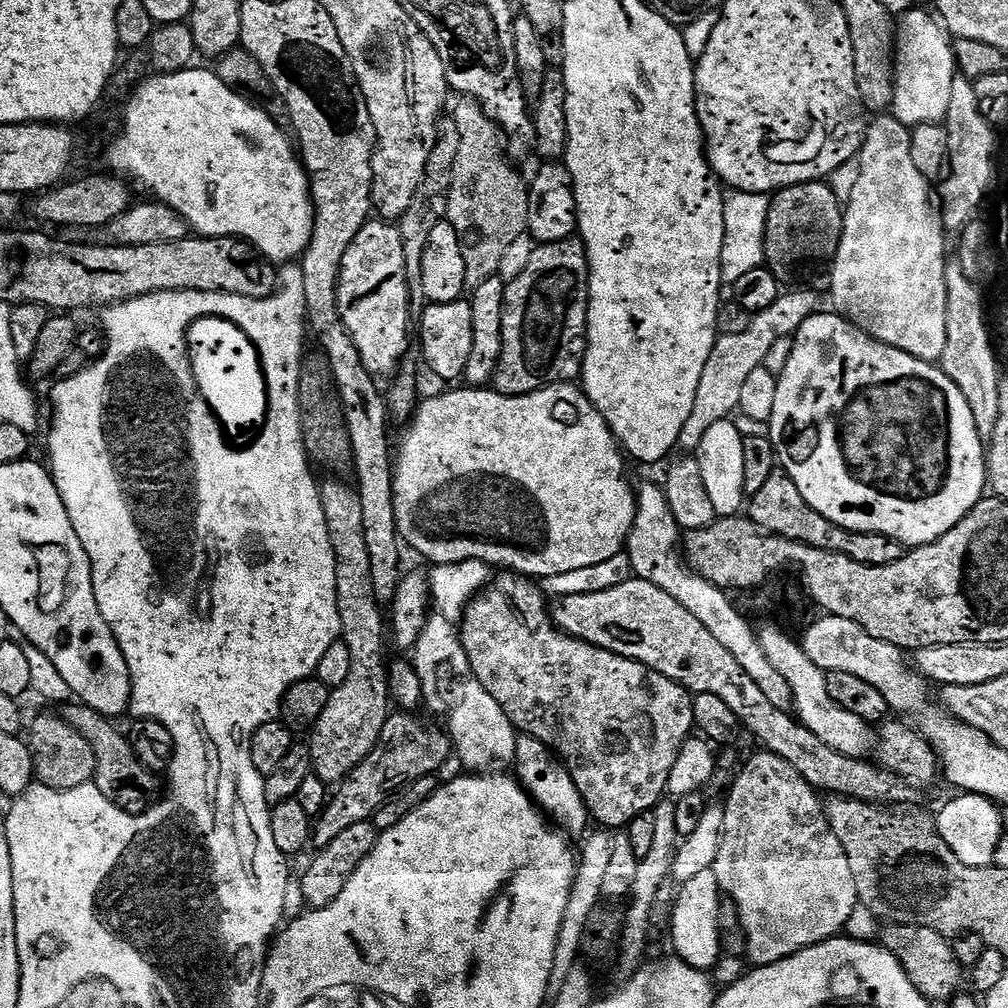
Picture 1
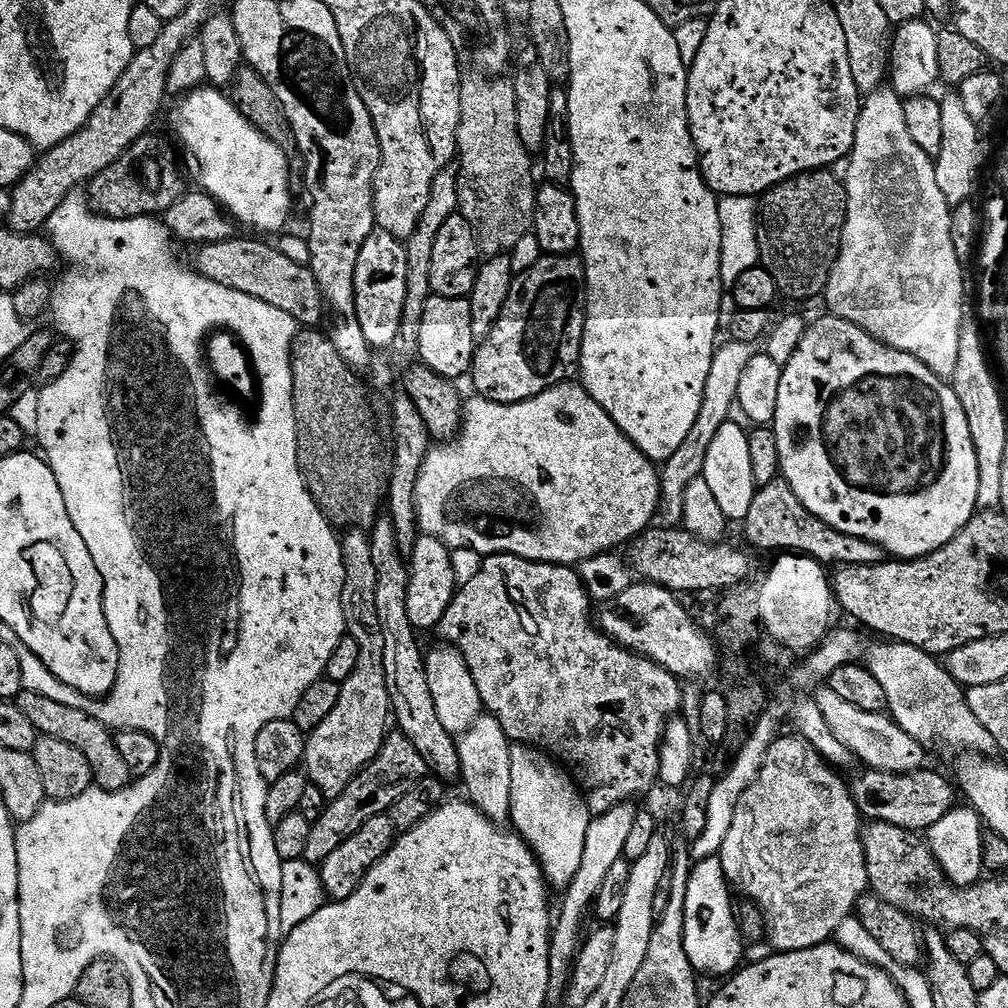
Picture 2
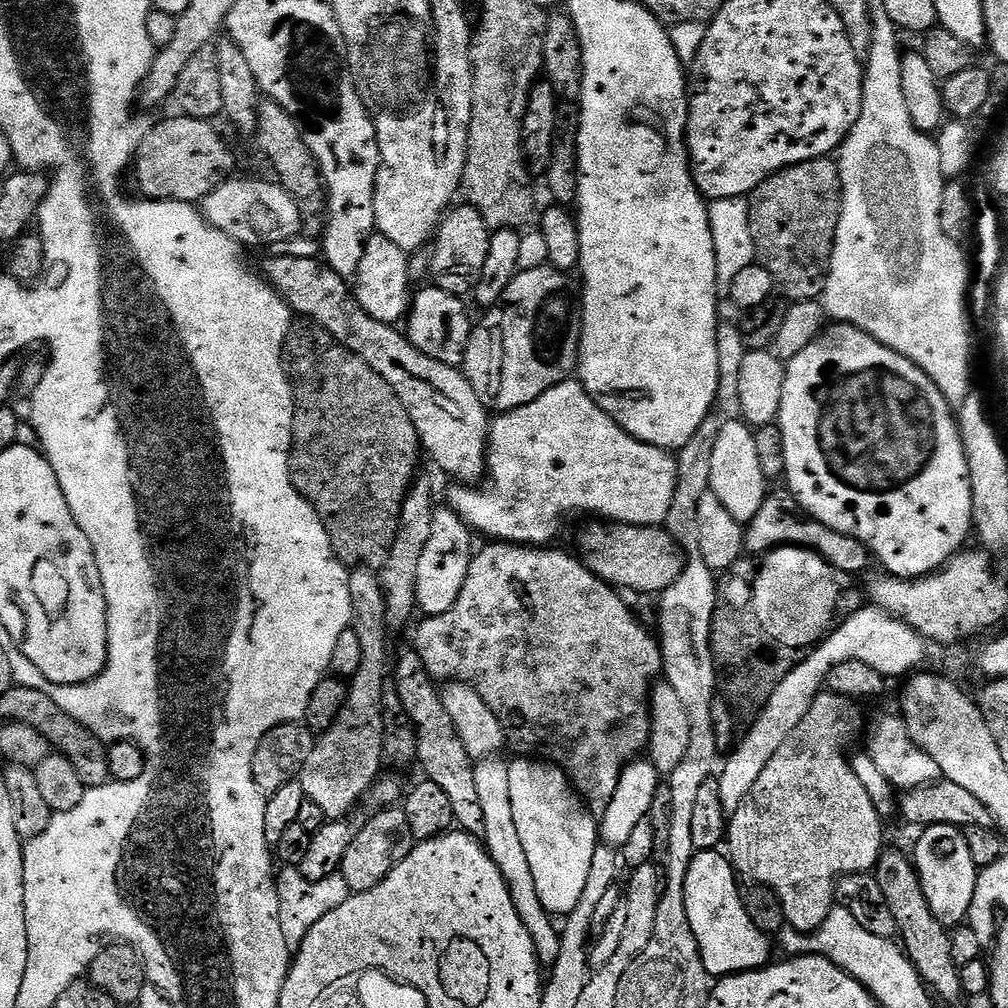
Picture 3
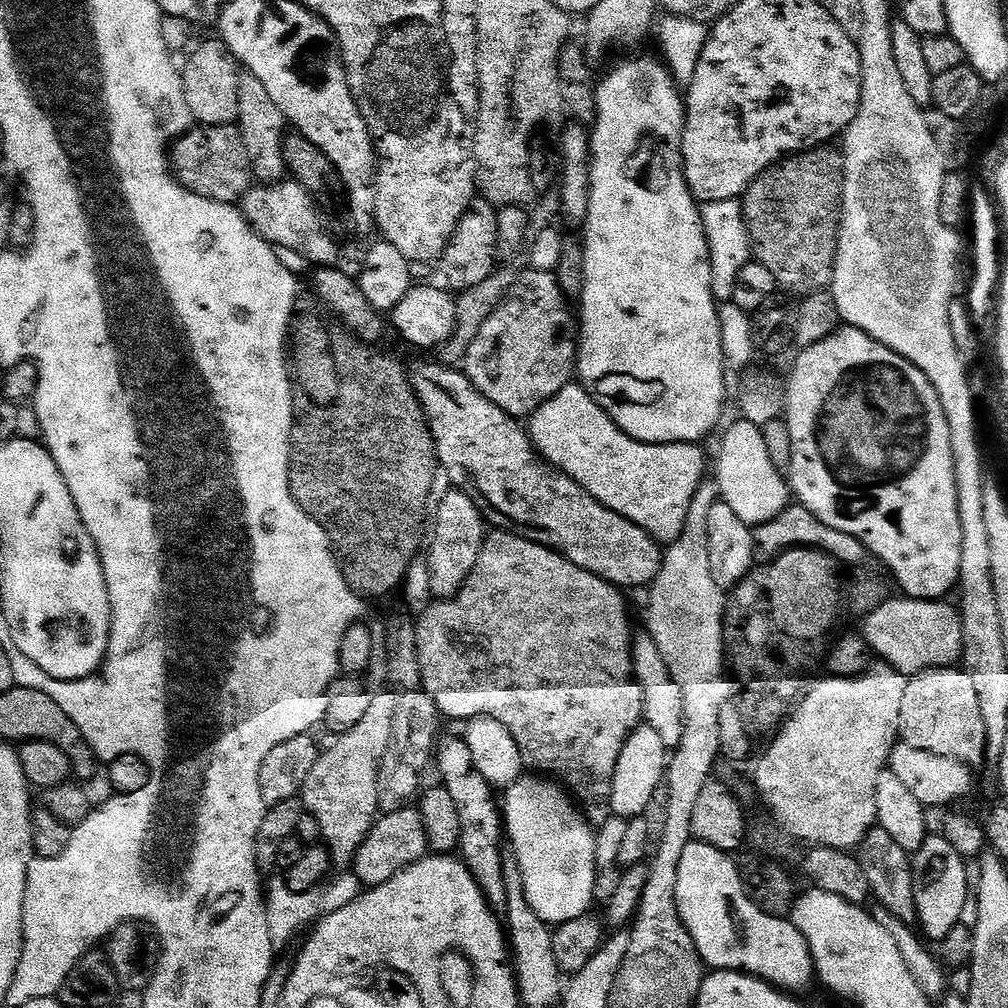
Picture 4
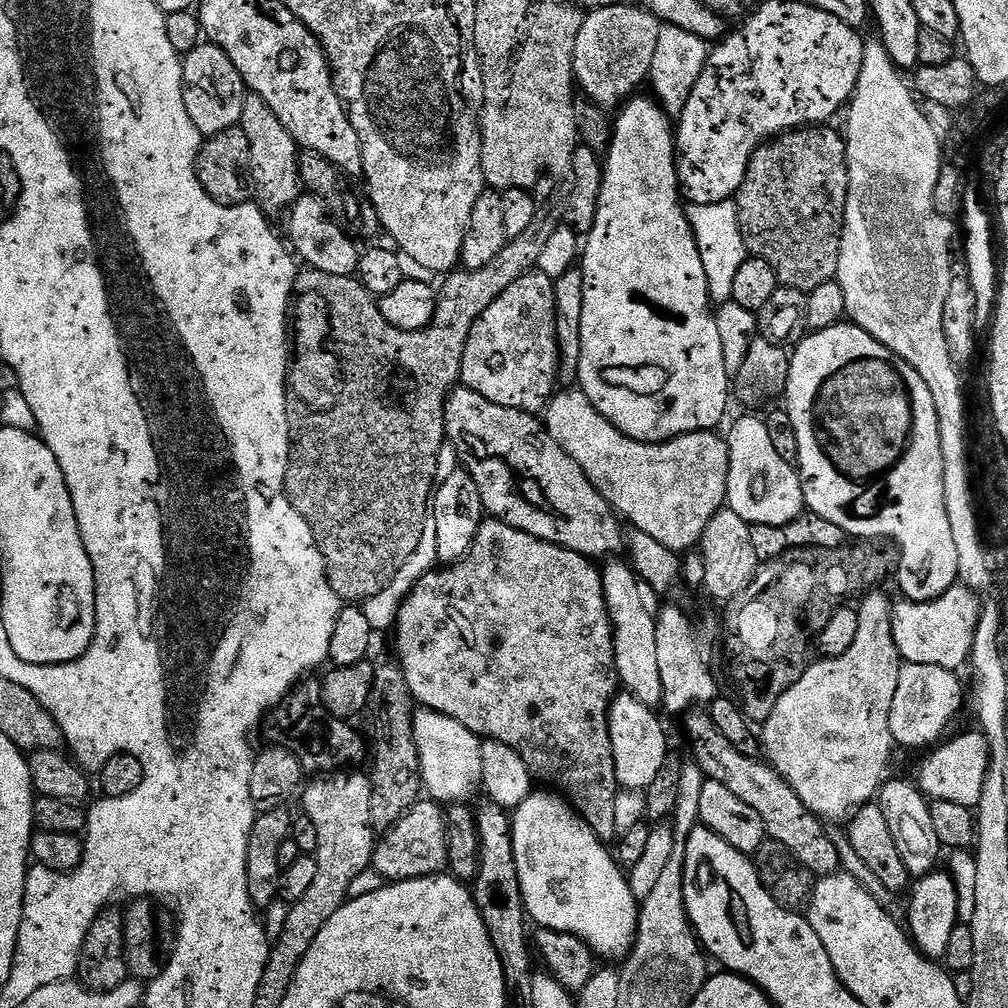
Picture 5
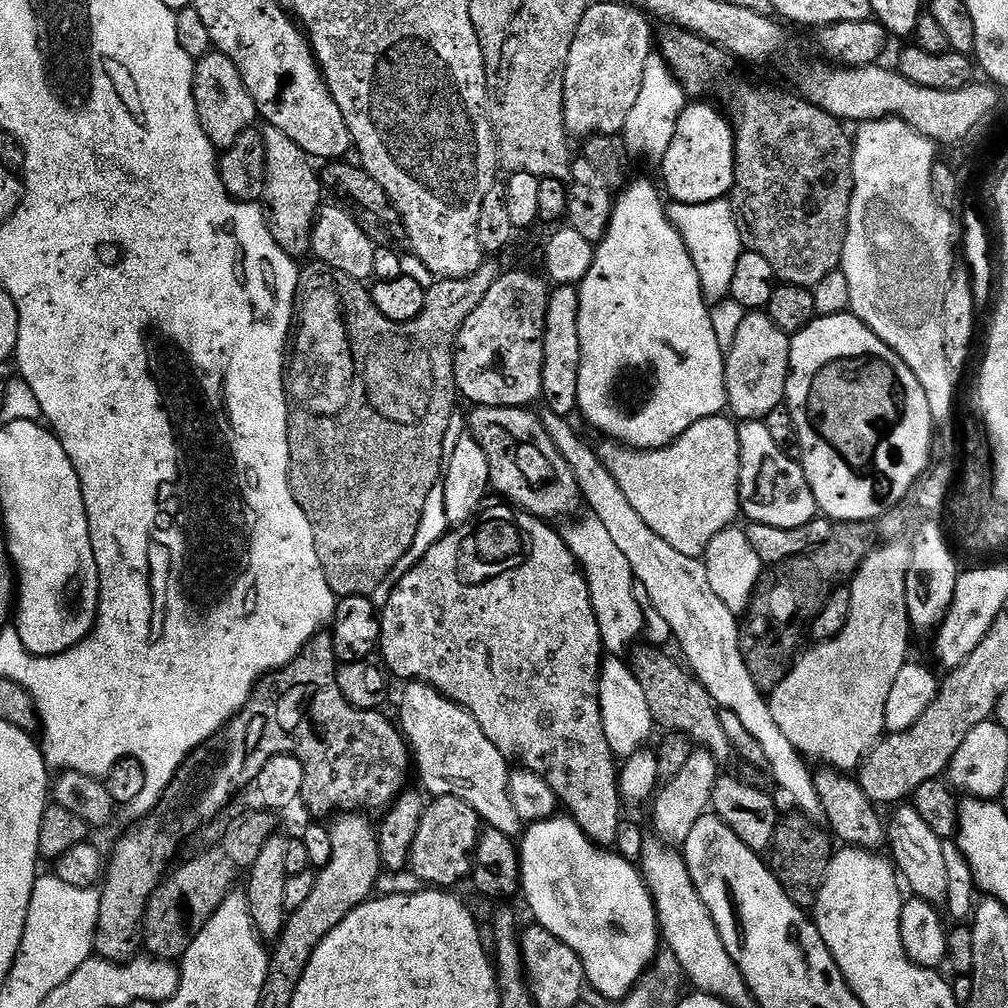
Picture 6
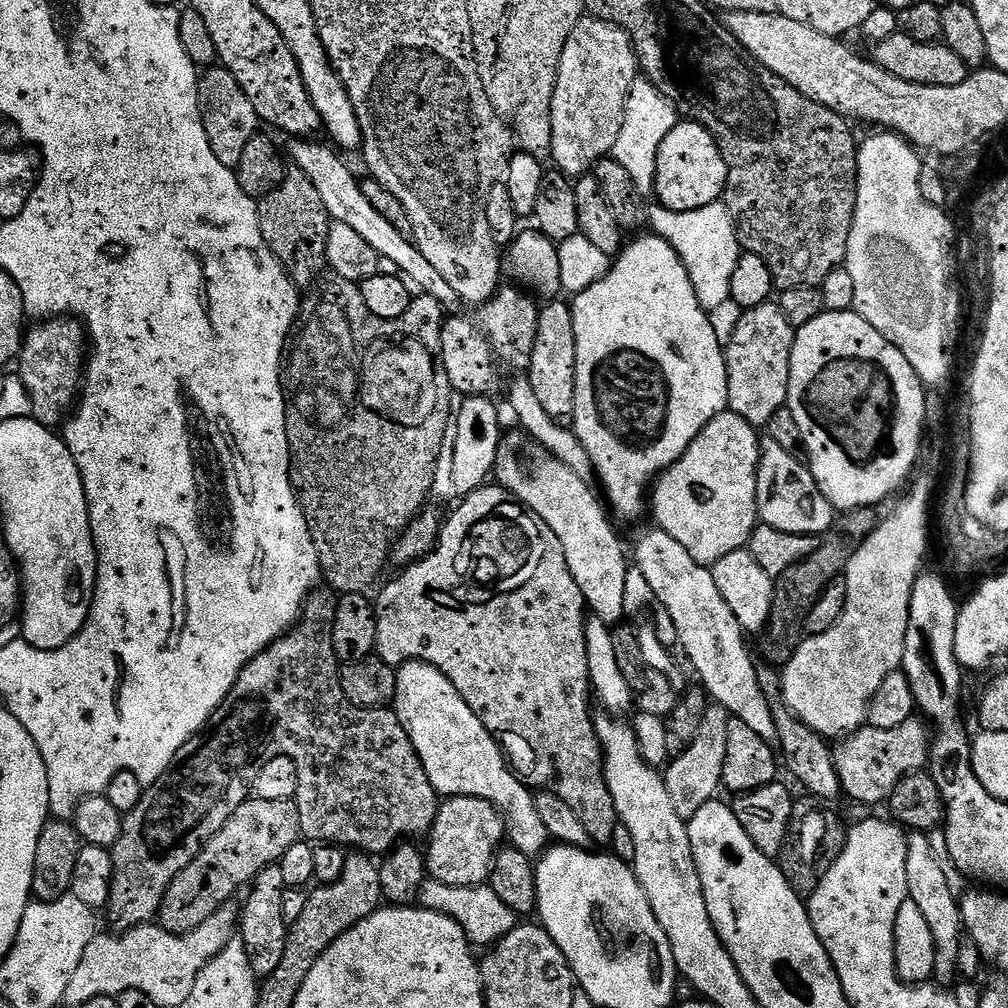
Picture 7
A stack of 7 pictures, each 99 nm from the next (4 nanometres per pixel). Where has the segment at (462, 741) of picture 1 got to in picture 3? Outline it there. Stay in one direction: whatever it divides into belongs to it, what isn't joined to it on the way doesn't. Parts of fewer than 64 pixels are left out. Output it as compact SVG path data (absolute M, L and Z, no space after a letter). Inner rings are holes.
M495 755L475 761L474 782L478 789L478 802L482 805L484 826L482 843L487 848L492 861L498 866L510 890L510 898L514 898L514 910L518 910L518 918L522 918L526 930L530 930L530 938L534 938L534 950L538 954L541 965L551 966L558 958L560 934L557 925L552 925L553 917L542 906L542 898L538 898L538 886L534 886L530 861L526 859L526 849L522 846L522 837L518 834L517 824L514 823L514 809L510 802L509 761L500 759L499 755Z

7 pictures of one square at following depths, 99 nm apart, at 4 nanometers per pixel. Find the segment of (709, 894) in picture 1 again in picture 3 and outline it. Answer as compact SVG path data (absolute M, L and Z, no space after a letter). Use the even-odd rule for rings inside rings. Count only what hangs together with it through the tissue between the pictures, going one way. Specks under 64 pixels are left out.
M719 851L697 852L690 862L690 870L686 874L686 918L690 918L690 930L694 930L694 938L700 947L702 962L706 966L709 977L723 978L737 972L759 970L769 963L769 933L764 932L746 914L742 888L736 885L738 873L732 867L731 859Z

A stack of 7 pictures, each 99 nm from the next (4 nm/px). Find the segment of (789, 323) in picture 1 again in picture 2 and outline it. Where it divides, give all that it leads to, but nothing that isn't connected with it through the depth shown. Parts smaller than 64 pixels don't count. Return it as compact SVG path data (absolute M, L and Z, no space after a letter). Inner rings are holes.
M732 346L729 352L717 350L714 354L710 362L710 378L706 378L706 390L702 394L702 410L698 410L698 418L694 418L694 427L690 429L690 434L686 434L686 442L682 442L682 446L678 446L678 450L674 450L674 454L670 454L670 458L662 464L658 516L665 525L676 526L683 521L686 486L703 477L706 450L710 450L714 434L718 434L718 430L722 430L722 426L728 423L727 414L730 405L736 401L739 379L753 355L753 349L748 346Z

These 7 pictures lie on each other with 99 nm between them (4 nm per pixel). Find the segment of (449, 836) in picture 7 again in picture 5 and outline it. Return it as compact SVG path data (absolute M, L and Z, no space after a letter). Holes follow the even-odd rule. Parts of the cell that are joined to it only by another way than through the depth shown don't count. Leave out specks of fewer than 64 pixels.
M420 798L411 809L394 825L377 839L376 849L372 855L372 867L385 882L397 880L417 880L427 876L439 876L448 868L448 831L444 822L445 809L431 798Z

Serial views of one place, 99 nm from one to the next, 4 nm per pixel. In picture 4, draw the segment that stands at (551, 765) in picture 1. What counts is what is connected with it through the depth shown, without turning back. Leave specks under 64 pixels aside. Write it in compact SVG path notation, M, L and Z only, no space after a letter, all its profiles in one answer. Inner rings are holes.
M521 775L504 793L502 815L506 840L520 867L526 898L530 906L534 906L538 918L555 926L589 915L593 911L598 875L593 825L588 823L568 792L543 775Z

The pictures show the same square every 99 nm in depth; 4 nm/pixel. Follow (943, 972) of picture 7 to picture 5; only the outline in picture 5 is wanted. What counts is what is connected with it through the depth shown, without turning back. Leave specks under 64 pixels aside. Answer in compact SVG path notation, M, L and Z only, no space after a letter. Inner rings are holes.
M892 780L881 787L878 803L886 823L890 826L890 834L894 834L894 846L898 854L902 854L902 862L906 864L909 877L919 878L937 871L942 853L942 845L938 834L934 834L934 821L930 818L932 805L927 796L915 783L906 780Z

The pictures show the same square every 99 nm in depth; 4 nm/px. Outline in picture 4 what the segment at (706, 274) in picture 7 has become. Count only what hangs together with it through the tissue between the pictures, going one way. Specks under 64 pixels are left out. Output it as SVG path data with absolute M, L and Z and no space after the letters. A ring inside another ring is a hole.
M740 200L710 202L701 207L700 217L704 223L704 233L710 254L712 297L718 302L725 300L725 304L721 303L717 307L717 314L725 369L732 372L737 364L745 362L746 354L755 353L751 315L742 311L737 304L728 302L734 294L734 282L738 282L738 273L742 271L742 266L746 266L753 259L752 239L748 237L748 223L744 221L744 206Z

